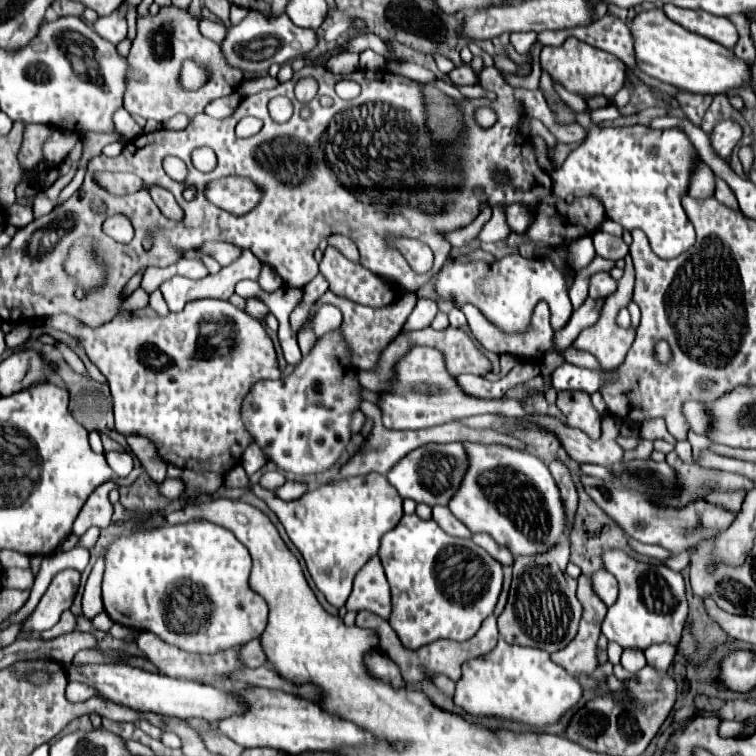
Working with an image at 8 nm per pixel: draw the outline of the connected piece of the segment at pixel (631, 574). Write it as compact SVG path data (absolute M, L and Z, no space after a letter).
M603 550L603 566L619 582L619 598L609 608L603 620L603 634L609 642L617 642L621 648L645 650L659 642L679 644L681 630L687 618L685 582L683 576L665 564L645 564L631 558L625 550Z

